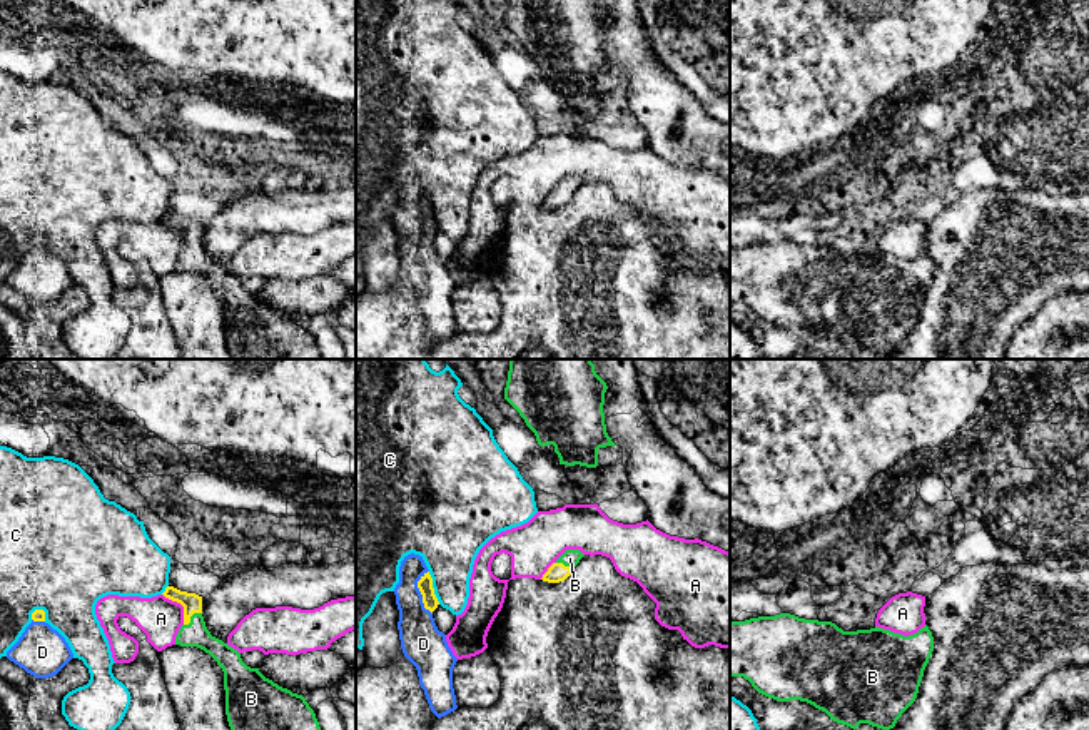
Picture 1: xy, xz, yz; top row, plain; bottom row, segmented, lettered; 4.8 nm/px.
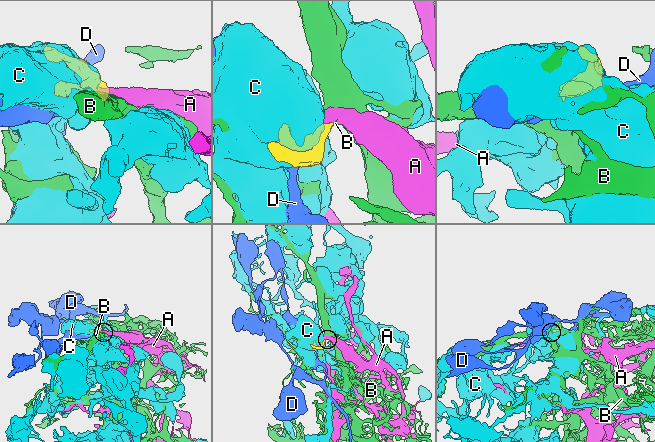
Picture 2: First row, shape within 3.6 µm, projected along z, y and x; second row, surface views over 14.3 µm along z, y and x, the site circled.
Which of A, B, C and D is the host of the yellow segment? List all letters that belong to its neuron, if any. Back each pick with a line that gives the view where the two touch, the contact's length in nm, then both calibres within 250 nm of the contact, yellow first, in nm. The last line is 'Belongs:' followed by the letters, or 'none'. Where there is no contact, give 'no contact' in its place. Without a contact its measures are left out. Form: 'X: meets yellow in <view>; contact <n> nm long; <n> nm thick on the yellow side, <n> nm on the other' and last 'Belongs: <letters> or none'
B: meets yellow in xy; contact 110 nm long; 100 nm thick on the yellow side, 120 nm on the other
Belongs: B

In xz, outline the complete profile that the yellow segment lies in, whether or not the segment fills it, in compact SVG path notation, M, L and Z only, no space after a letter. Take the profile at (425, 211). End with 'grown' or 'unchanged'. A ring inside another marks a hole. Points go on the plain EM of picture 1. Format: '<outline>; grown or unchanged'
M429 197L421 202L421 205L418 207L418 214L423 221L424 234L433 239L438 234L439 227L434 221L433 204Z; unchanged

